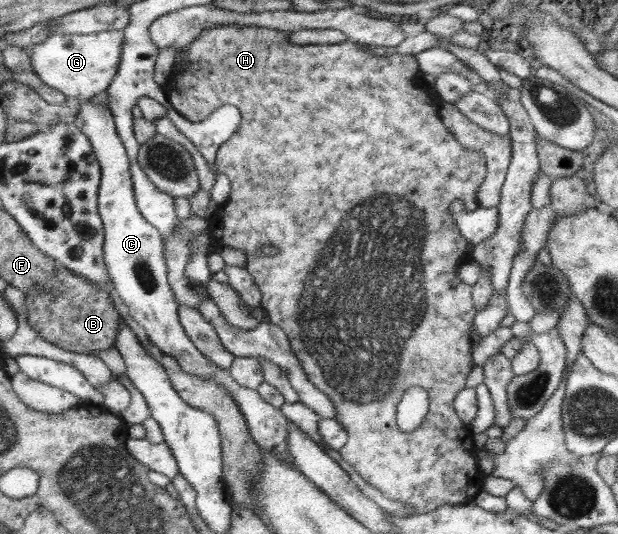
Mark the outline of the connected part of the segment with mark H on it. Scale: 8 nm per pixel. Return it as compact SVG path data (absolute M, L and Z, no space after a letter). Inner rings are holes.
M219 25L201 31L201 34L188 44L188 47L184 52L184 59L178 62L178 67L174 71L171 71L170 78L165 84L166 95L168 96L168 101L171 103L171 106L173 106L181 116L191 122L201 122L202 120L205 120L205 118L214 110L217 110L217 108L223 105L233 105L241 110L241 116L243 116L241 126L237 127L237 132L232 134L227 142L221 144L214 160L214 168L220 173L225 174L225 176L229 178L229 181L231 181L232 186L229 199L219 207L219 211L216 215L209 217L210 223L207 228L208 232L213 239L219 239L217 240L217 244L237 248L237 250L242 250L246 254L247 265L244 268L251 274L257 288L259 288L261 292L260 306L267 311L268 322L277 324L277 326L287 334L288 339L290 340L291 350L300 360L301 366L308 376L308 381L312 382L321 392L324 392L331 399L336 410L334 419L337 422L340 422L347 431L347 442L338 450L338 452L367 482L369 482L369 484L371 484L371 486L380 490L387 498L404 502L410 509L413 509L414 514L417 515L431 512L432 510L439 508L442 504L473 502L474 496L482 490L484 480L487 477L480 472L478 467L479 458L476 456L477 449L474 447L474 435L472 434L472 430L459 418L459 416L457 416L456 410L454 409L454 398L460 390L463 390L466 387L467 375L474 366L472 361L473 343L470 339L470 326L476 315L476 309L474 308L473 299L471 299L472 286L461 282L461 279L457 274L459 265L463 264L463 261L466 260L467 257L471 257L470 252L468 252L467 241L459 232L457 225L453 222L450 215L454 203L460 203L463 211L473 212L478 211L480 208L479 202L477 202L477 193L486 176L486 158L482 152L477 152L476 150L461 146L459 141L449 132L449 129L443 124L442 118L438 113L439 104L442 101L436 92L431 90L426 84L416 85L414 83L415 75L418 75L419 73L421 72L418 67L418 62L413 54L390 54L389 56L386 56L385 54L384 56L379 56L372 52L371 45L360 44L349 39L341 44L296 45L290 41L286 31L253 25ZM263 245L274 246L277 252L273 256L265 256L260 249ZM331 352L345 352L345 356L339 358L339 356L335 356L335 354L331 354ZM414 386L421 388L423 393L427 395L427 409L422 423L415 430L403 432L402 430L399 430L398 424L396 423L396 408L406 390Z

